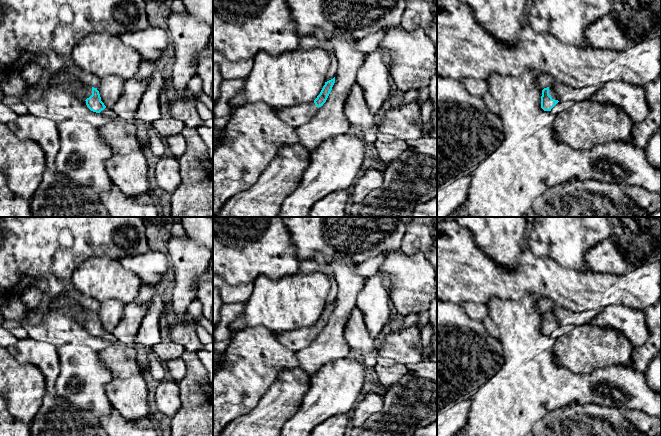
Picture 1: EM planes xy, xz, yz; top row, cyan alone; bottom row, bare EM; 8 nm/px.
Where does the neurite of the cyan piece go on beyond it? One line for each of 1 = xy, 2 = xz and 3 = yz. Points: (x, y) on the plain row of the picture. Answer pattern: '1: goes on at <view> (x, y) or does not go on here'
1: goes on at xy (87, 315)
2: goes on at xz (296, 340)
3: goes on at yz (552, 317)

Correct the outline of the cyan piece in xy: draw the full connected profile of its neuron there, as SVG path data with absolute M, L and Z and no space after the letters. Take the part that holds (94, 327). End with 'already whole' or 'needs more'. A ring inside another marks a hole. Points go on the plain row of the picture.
M85 309L85 312L79 316L79 319L86 325L87 331L96 337L100 337L106 332L101 325L101 321L97 312Z; needs more

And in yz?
M552 310L544 312L541 320L541 332L544 335L551 335L551 333L558 327L558 321Z; needs more

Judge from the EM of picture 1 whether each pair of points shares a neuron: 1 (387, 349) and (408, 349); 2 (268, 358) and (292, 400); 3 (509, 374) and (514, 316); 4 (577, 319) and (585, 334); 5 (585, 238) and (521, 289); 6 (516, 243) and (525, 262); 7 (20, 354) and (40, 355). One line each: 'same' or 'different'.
1: same
2: different
3: same
4: different
5: different
6: different
7: same

